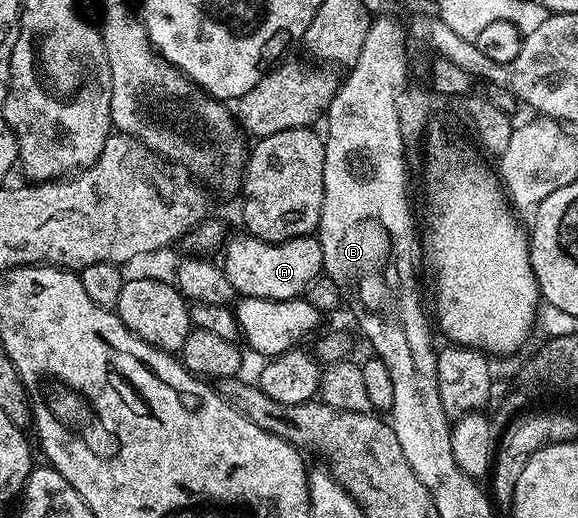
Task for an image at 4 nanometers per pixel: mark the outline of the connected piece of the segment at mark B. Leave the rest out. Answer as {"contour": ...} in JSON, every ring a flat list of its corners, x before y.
{"contour":[[377,16,370,21,369,31,363,39,363,48,359,52,359,60,355,65,348,67,349,74,337,87,337,94,331,100,327,111,329,123,323,129,323,138,325,143,325,159,323,160,323,208,321,209,321,219,317,225,315,234,321,239,323,248,323,274,330,277,331,280,341,290,346,299,353,301,353,306,357,309,357,322,361,325,361,330,365,333,365,338,369,341,369,346,376,357,387,364,387,372,391,372,391,385,395,391,395,404,391,411,391,425,395,436,399,436,399,448,403,448,403,456,407,456,407,464,411,464,411,472,419,476,423,488,433,486,437,494,441,494,441,502,445,502,445,490,461,490,461,486,469,486,473,490,477,482,468,478,459,467,455,464,455,458,451,456,451,419,449,415,443,412,443,404,439,400,439,380,437,379,437,352,438,347,433,346,433,338,429,332,429,326,425,320,425,312,421,308,421,298,417,292,417,274,413,271,413,216,409,212,409,174,405,171,405,153,407,147,400,136,399,115,395,108,395,102,400,93,405,92,407,87,407,72,409,70,409,50,405,47,407,41,407,30,404,25,401,26,393,18,383,18]]}

